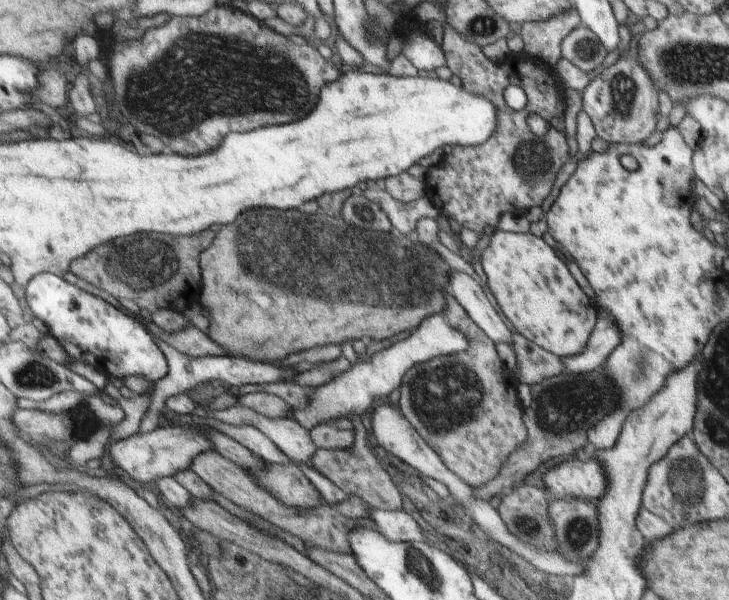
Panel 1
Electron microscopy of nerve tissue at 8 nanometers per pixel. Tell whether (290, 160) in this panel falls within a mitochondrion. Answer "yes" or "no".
no

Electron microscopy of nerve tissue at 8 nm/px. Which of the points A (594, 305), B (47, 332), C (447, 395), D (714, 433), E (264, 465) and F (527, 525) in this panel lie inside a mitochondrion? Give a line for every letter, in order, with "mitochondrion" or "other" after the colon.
A: other
B: other
C: mitochondrion
D: mitochondrion
E: other
F: mitochondrion

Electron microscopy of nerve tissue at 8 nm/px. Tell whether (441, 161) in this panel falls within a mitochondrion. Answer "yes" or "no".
no

